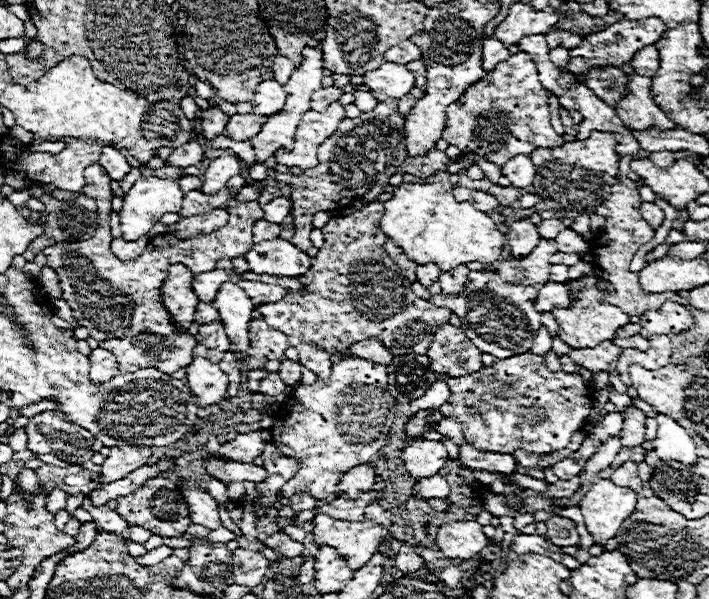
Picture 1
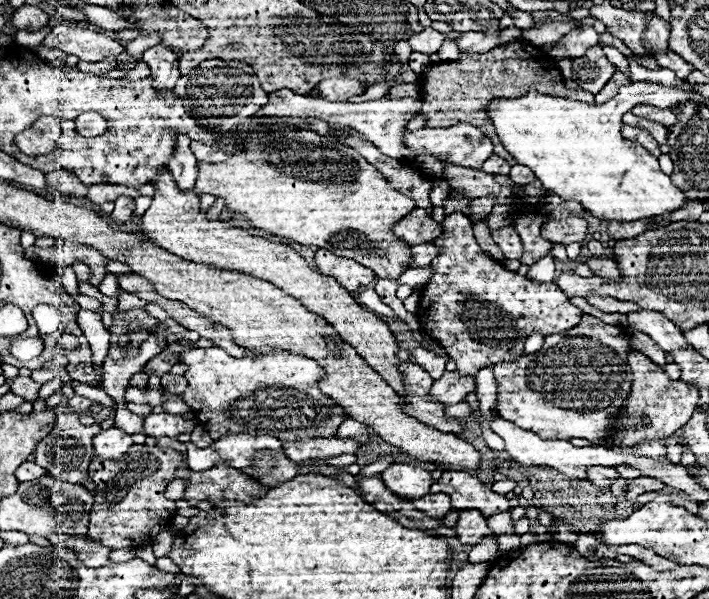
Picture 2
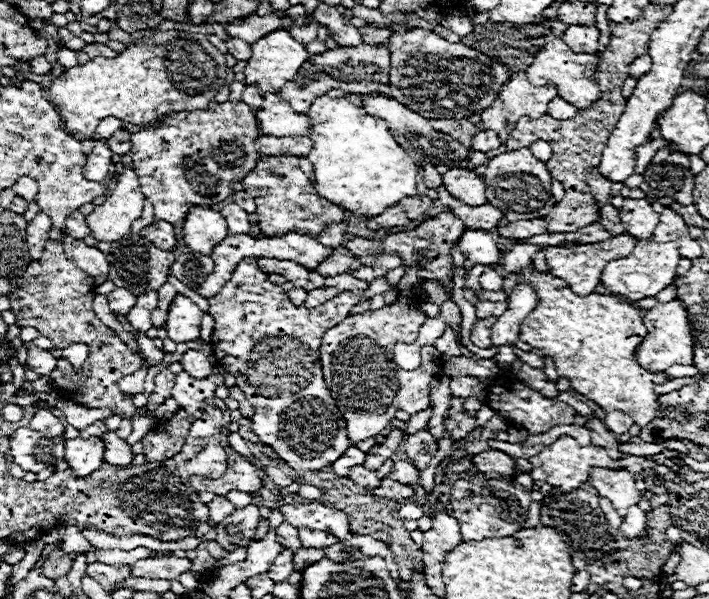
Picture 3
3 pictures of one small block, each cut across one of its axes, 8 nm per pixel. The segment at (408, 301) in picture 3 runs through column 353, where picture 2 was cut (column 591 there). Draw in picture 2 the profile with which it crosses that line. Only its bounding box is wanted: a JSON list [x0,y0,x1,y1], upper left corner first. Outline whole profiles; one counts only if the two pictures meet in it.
[492,314,632,444]

